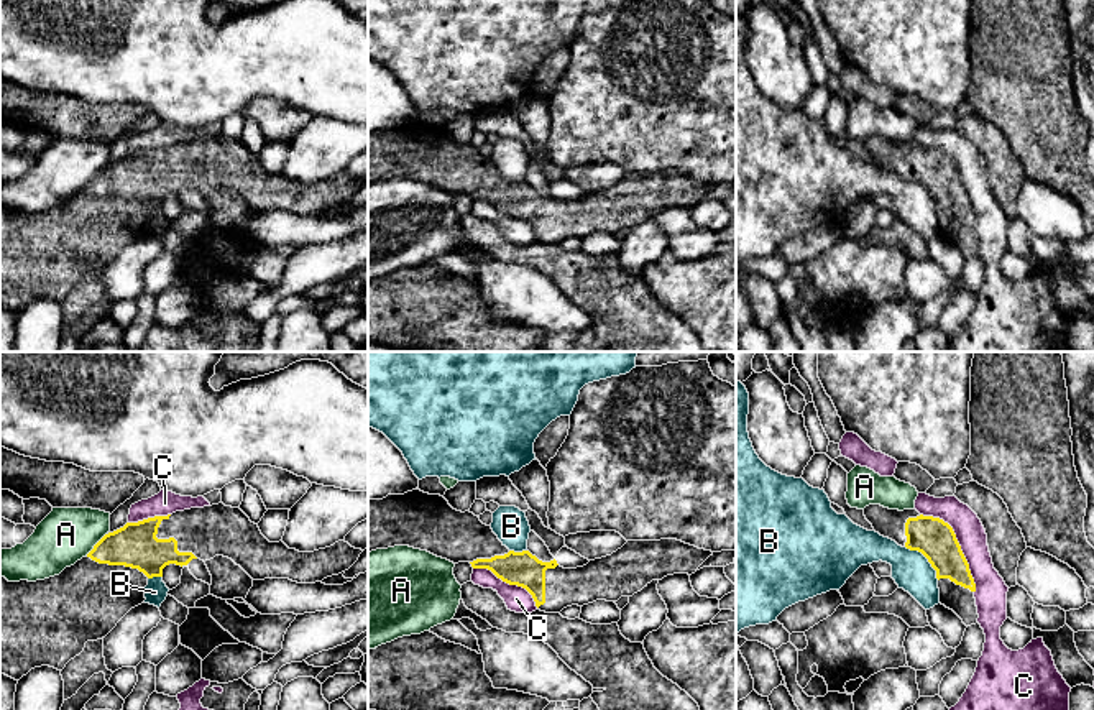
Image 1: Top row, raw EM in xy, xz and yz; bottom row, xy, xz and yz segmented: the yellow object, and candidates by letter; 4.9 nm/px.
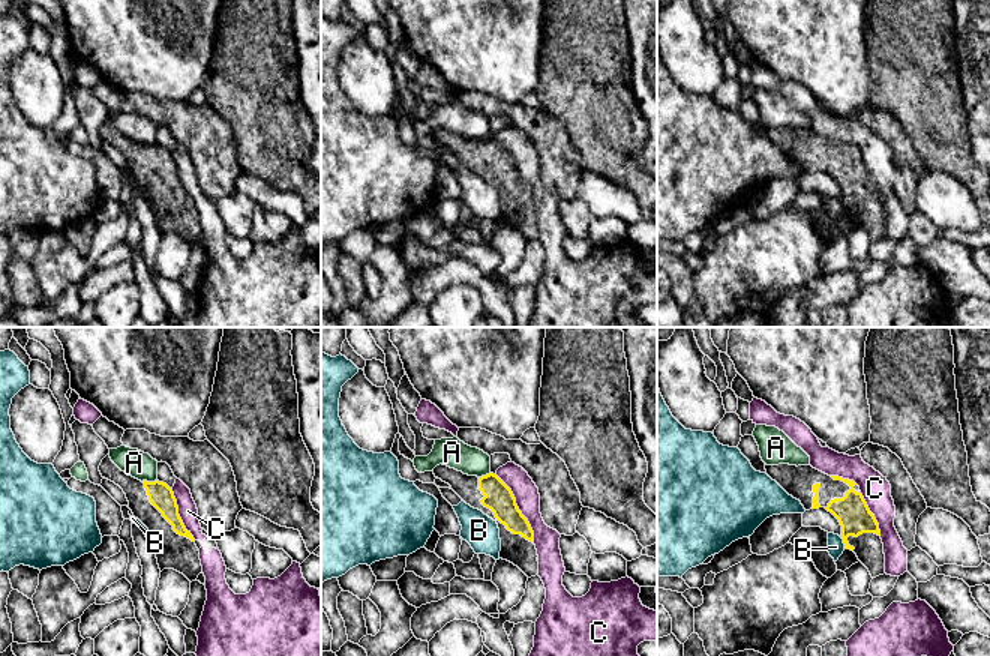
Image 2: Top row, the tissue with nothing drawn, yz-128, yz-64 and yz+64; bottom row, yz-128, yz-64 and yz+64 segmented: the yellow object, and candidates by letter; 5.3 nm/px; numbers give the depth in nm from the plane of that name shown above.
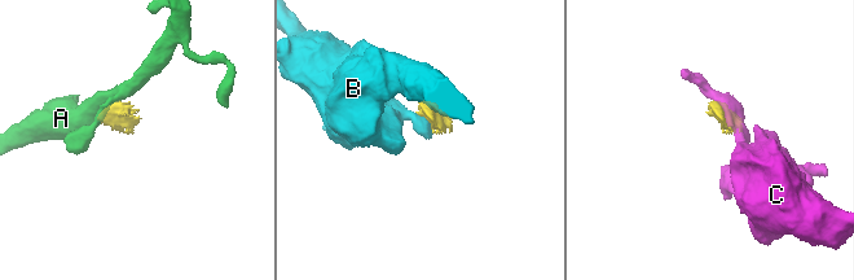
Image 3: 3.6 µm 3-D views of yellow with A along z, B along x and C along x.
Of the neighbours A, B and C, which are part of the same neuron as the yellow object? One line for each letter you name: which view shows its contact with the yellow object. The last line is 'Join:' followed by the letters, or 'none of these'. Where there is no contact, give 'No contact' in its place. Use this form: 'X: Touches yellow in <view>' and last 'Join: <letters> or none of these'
Join: none of these

